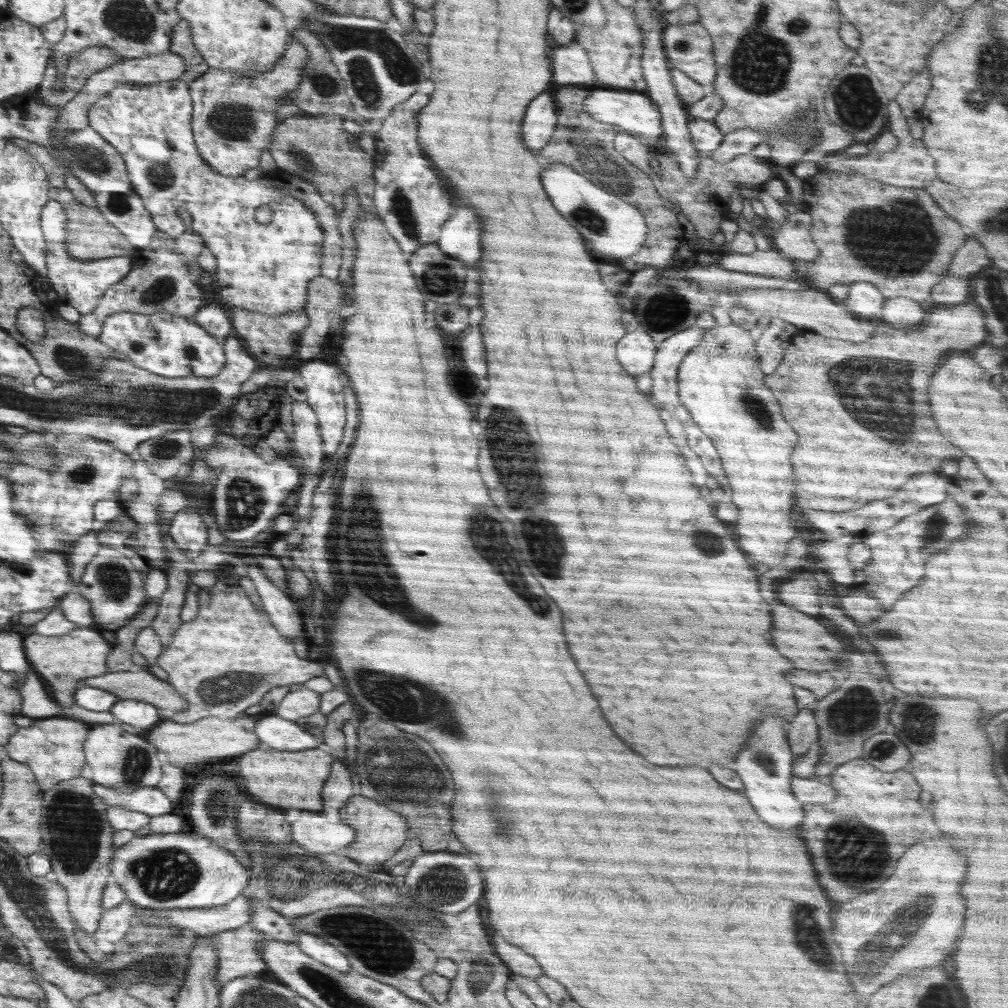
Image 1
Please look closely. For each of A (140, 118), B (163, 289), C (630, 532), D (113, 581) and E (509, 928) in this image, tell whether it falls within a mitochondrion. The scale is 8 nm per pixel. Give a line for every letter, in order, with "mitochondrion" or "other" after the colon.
A: other
B: mitochondrion
C: other
D: mitochondrion
E: other

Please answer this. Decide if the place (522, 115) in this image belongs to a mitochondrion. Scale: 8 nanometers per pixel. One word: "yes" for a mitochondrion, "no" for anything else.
no

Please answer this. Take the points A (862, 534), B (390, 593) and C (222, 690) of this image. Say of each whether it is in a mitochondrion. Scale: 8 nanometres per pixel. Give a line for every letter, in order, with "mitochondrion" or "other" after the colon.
A: other
B: mitochondrion
C: mitochondrion

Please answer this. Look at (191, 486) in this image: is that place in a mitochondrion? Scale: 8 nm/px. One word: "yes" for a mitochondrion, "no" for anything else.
no

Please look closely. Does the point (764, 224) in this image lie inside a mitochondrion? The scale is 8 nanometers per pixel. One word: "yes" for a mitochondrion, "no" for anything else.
no

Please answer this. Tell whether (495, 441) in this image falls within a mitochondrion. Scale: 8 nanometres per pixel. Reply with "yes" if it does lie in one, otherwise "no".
no

